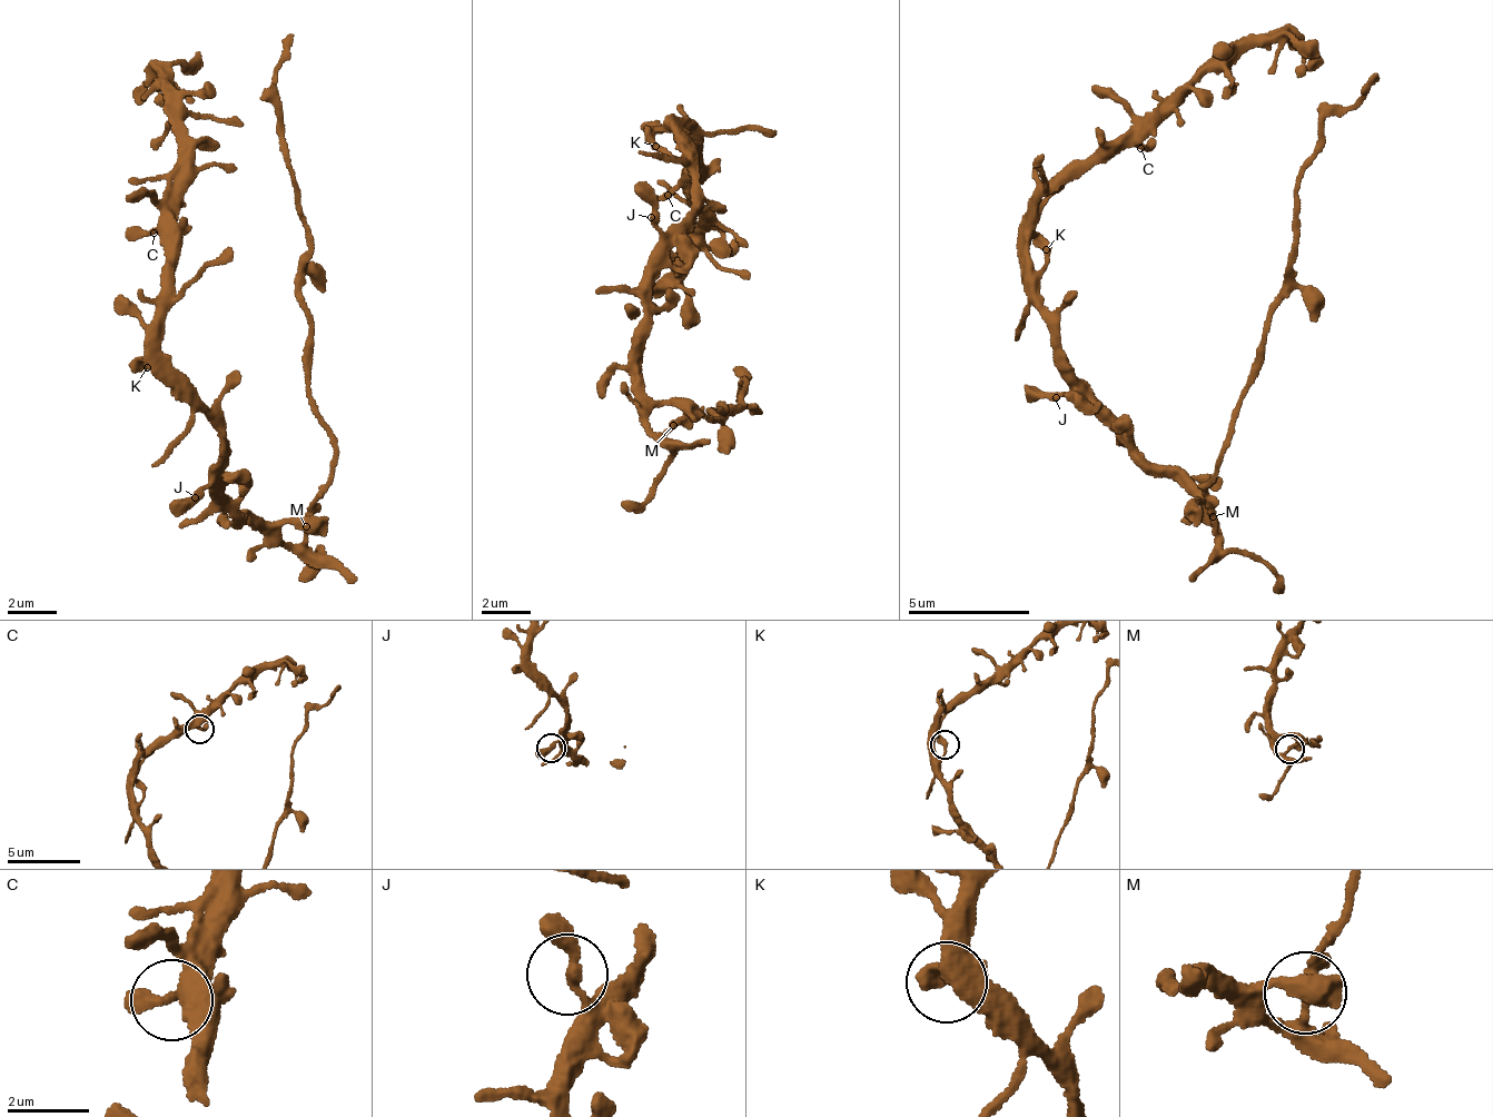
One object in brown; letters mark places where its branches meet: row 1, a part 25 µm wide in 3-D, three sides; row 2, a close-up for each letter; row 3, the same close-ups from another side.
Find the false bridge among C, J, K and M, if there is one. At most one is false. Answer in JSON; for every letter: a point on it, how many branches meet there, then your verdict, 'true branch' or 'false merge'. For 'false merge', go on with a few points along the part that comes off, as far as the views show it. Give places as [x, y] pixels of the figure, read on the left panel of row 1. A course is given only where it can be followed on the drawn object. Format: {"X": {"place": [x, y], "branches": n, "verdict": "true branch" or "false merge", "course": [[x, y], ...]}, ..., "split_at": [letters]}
{"C": {"place": [154, 233], "branches": 2, "verdict": "true branch"}, "J": {"place": [195, 497], "branches": 2, "verdict": "true branch"}, "K": {"place": [147, 367], "branches": 2, "verdict": "true branch"}, "M": {"place": [306, 526], "branches": 2, "verdict": "false merge", "course": [[307, 526], [336, 442], [307, 381], [310, 319], [307, 269], [292, 162], [280, 126], [277, 82], [293, 32]]}, "split_at": ["M"]}

